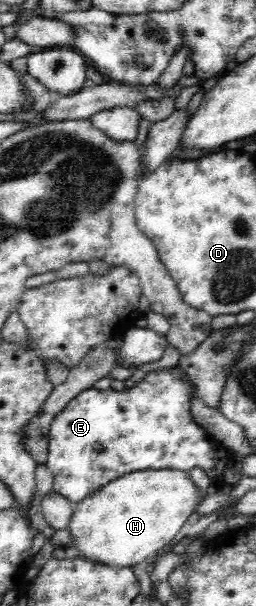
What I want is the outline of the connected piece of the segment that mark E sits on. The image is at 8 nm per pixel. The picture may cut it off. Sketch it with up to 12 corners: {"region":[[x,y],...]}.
{"region":[[166,368],[83,390],[52,418],[45,466],[76,504],[130,472],[223,446]]}

